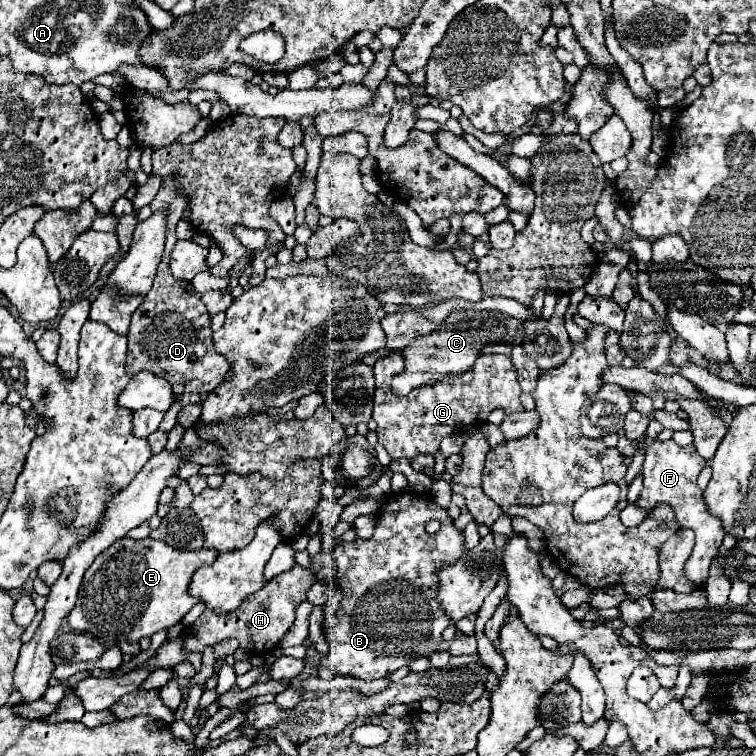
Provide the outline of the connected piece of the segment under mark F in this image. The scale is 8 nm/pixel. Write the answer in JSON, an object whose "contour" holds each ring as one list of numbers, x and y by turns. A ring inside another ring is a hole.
{"contour":[[654,439,644,455,644,467,642,467,644,489,638,497,638,501,634,503,640,509,652,511,658,501,668,501,676,511,678,524,694,531,696,543,690,559,684,563,684,575,688,581,692,581,696,585,702,585,708,579,710,561,716,557,718,547,722,545,722,539,724,539,722,523,720,523,720,519,714,519,714,515,710,515,708,509,704,507,702,491,696,483,702,467,704,467,704,459,694,451,694,447,678,447,674,443,674,439,668,439,668,441]]}

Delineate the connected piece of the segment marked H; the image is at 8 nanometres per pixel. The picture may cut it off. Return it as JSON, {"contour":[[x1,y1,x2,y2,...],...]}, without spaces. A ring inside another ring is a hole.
{"contour":[[294,565,294,569,276,575,266,581,260,591,248,595,232,615,212,615,212,611,204,611,184,633,184,651,186,653,202,653,206,647,220,643,222,639,238,639,240,649,250,655,270,653,278,647,284,633,292,627,296,619,296,605,306,599,306,593,314,581,314,573,310,569,302,569]]}

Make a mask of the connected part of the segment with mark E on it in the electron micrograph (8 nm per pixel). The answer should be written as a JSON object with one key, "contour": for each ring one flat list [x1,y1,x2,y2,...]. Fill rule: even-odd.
{"contour":[[122,537,102,551,84,573,78,601,68,615,68,625,78,633,96,633,96,639,104,647,112,647,116,641,138,643,142,637,152,637,176,625,196,605,196,599,188,595,188,583,194,571,214,563,216,555,216,551,208,549,176,551,164,541,150,537]]}

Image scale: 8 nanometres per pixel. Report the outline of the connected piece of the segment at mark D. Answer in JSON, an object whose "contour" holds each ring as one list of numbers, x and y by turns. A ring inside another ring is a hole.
{"contour":[[172,179,162,183,162,189,158,191,158,195,154,197,154,201,150,203,152,211,168,211,168,221,166,221,166,245,164,245,164,253,162,253,162,261,158,265,158,273,154,279,154,285,150,289,150,293,144,297,144,301,140,303,140,307,134,311,132,315,132,323,130,323,130,331,128,331,128,359,126,359,126,373,130,377,134,377,140,371,150,371,158,377,164,377,172,387,174,393,210,393,222,379,224,373,228,371,228,363,222,355,218,355,212,347,212,331,210,331,210,315,200,299,200,295,194,291,194,287,188,281,180,281,176,279,170,269,168,269,168,255,176,243,176,223,182,219,184,207,186,207,186,199,184,195,180,195,176,191,176,183]]}

